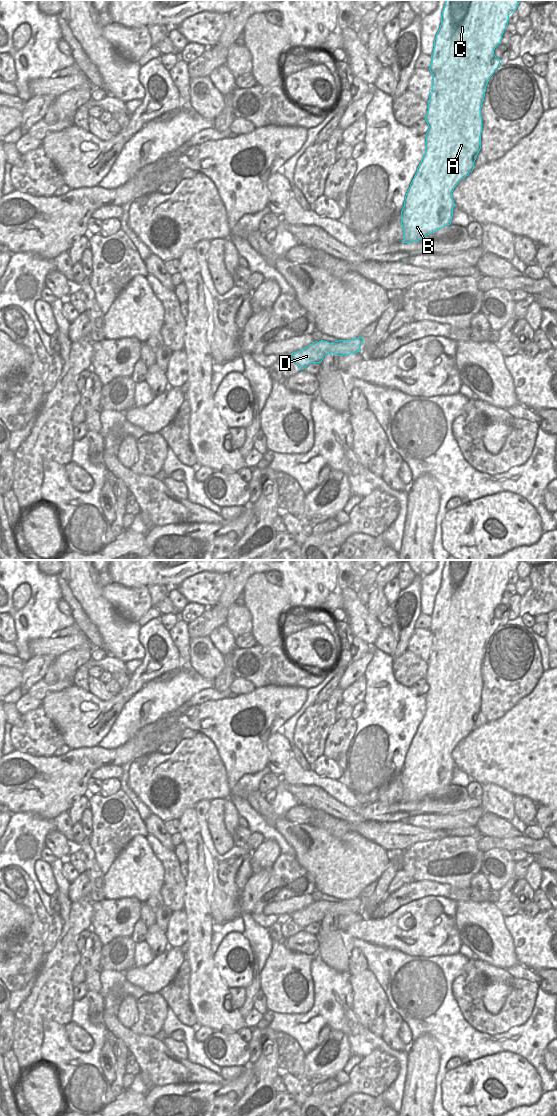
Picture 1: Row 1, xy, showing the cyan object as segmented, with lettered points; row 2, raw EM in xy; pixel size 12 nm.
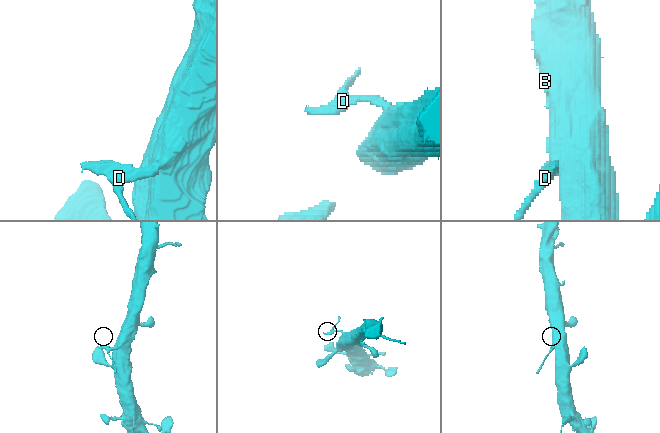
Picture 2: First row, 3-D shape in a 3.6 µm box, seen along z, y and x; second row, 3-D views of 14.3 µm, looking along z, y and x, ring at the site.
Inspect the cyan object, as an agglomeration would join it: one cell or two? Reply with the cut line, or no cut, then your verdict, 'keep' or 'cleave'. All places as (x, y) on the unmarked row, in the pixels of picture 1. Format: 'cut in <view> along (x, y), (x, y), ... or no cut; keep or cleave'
cut in xy along (315, 904), (314, 908), (318, 912), (327, 913); cleave

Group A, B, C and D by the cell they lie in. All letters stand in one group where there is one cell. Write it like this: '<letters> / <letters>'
A B C / D

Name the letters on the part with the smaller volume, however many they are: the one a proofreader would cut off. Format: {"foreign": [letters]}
{"foreign": ["D"]}

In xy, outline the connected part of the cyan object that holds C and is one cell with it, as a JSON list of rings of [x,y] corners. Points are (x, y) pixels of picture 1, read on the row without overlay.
[[[445,560],[429,628],[433,641],[425,678],[429,686],[425,695],[426,712],[406,753],[401,771],[400,779],[404,790],[402,803],[419,801],[451,784],[453,768],[456,766],[452,752],[456,745],[473,731],[474,722],[481,709],[482,662],[489,639],[500,626],[500,619],[494,615],[494,610],[501,604],[509,575],[517,569],[519,562],[520,560]]]

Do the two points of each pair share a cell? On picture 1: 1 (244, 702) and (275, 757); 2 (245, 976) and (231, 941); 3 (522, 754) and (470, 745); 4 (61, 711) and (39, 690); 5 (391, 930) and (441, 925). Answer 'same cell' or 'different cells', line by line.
1: different cells
2: same cell
3: same cell
4: different cells
5: same cell

